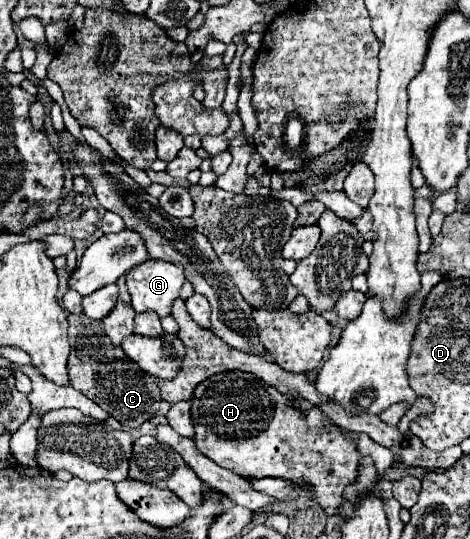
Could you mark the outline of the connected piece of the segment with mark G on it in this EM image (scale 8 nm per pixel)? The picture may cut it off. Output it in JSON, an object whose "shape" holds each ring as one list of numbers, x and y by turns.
{"shape":[[147,259,143,265,129,269,125,281,137,313,153,311,159,317,165,317,171,313,171,305,179,297,185,275,169,261]]}

